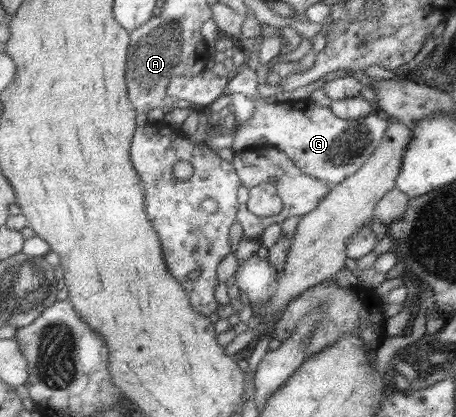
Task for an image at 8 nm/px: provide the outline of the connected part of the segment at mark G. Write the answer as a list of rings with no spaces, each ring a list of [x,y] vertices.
[[[246,63],[242,65],[242,69],[232,79],[228,80],[225,89],[226,93],[242,93],[242,95],[252,101],[255,109],[251,119],[242,125],[236,125],[236,133],[230,147],[233,153],[239,152],[248,146],[258,145],[258,139],[264,137],[266,139],[264,145],[278,148],[287,154],[288,159],[292,160],[292,164],[300,172],[316,180],[324,181],[328,189],[332,189],[332,187],[340,183],[344,178],[351,176],[370,157],[370,154],[376,149],[378,142],[384,137],[384,131],[386,131],[389,123],[387,121],[388,117],[376,110],[359,119],[344,120],[335,117],[330,107],[313,104],[308,98],[290,100],[287,97],[283,97],[277,101],[268,101],[264,97],[261,97],[257,91],[259,81],[255,71],[250,69]]]

